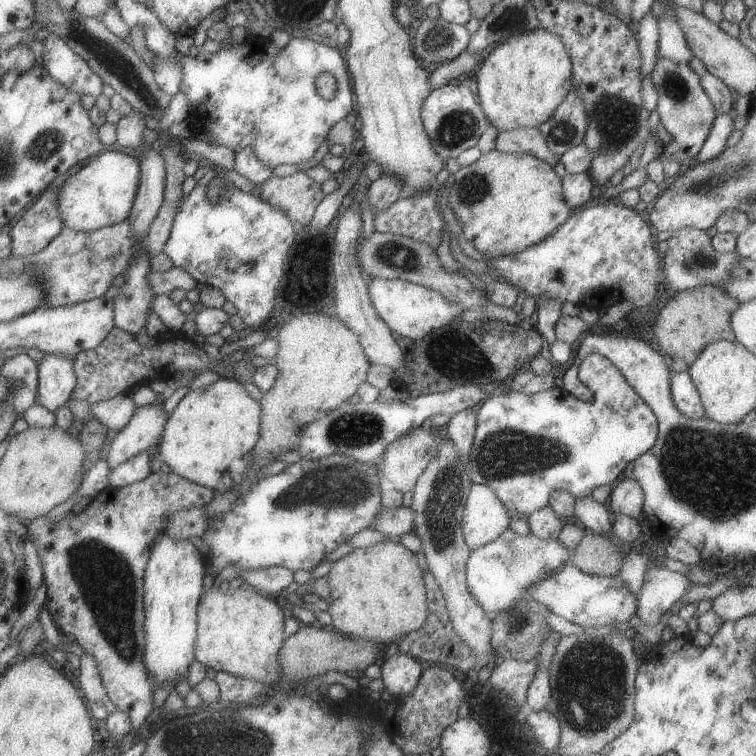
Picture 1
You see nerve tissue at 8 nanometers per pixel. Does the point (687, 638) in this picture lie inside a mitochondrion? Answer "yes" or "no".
no

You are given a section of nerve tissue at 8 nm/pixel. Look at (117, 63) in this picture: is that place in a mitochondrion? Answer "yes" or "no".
yes

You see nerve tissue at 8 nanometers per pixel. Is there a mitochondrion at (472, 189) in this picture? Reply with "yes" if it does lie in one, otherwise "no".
yes

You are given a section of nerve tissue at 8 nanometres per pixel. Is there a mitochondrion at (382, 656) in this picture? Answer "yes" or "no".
no

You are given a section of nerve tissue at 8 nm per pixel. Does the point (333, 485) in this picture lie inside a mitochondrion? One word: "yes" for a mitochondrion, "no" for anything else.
yes

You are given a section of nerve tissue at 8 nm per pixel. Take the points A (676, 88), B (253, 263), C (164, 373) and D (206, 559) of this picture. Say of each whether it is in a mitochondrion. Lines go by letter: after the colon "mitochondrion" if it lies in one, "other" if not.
A: mitochondrion
B: mitochondrion
C: other
D: other

